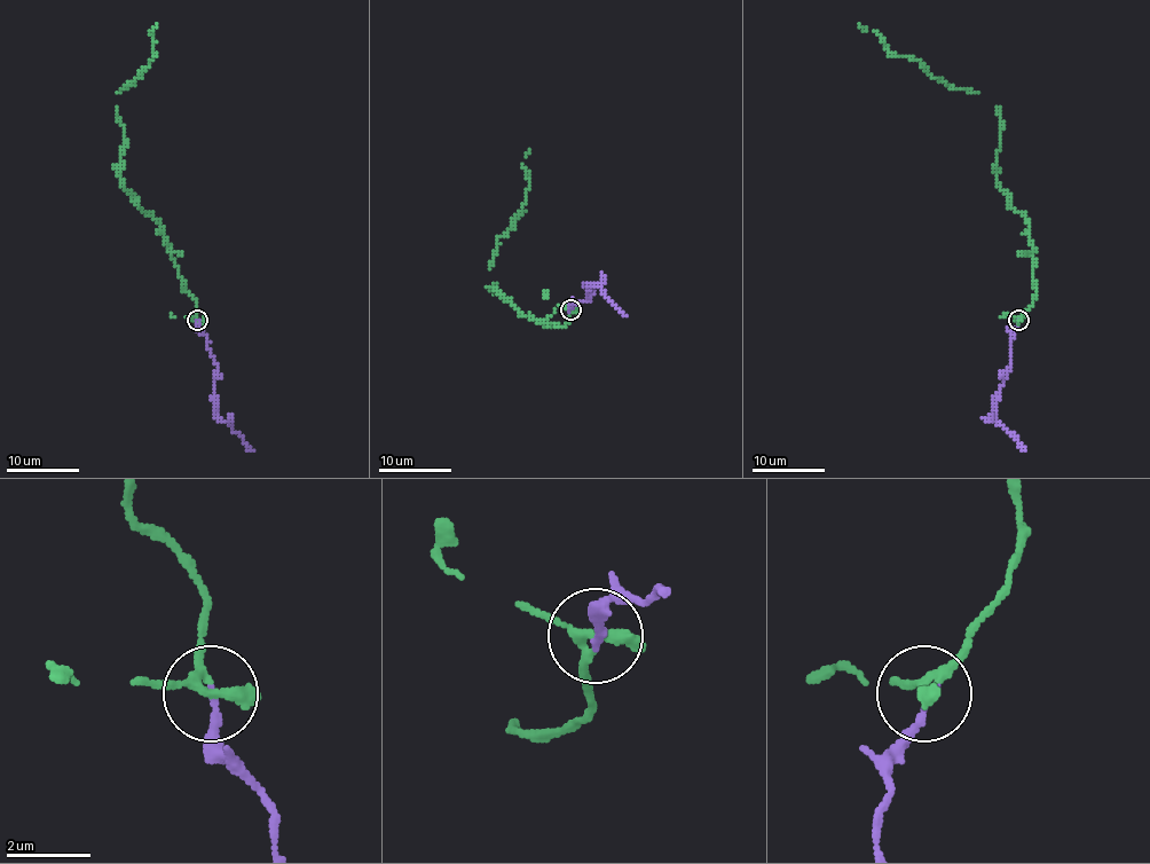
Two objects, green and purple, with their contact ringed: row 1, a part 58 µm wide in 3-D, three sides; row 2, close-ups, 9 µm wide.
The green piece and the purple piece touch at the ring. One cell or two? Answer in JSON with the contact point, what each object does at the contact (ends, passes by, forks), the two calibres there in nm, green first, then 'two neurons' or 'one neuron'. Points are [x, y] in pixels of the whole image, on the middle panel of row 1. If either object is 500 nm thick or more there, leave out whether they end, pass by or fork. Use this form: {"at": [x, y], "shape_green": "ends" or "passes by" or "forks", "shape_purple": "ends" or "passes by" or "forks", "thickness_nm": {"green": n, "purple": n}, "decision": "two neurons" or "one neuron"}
{"at": [570, 309], "shape_green": "passes by", "shape_purple": "ends", "thickness_nm": {"green": 280, "purple": 170}, "decision": "one neuron"}

